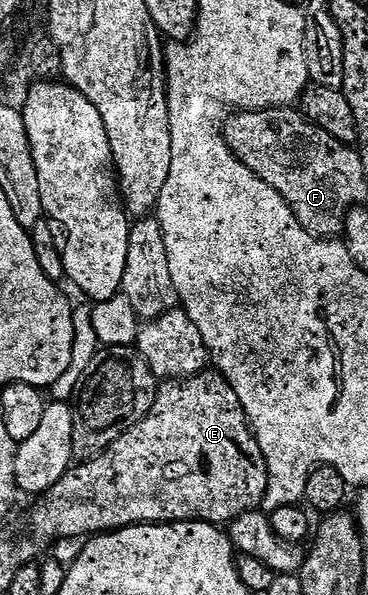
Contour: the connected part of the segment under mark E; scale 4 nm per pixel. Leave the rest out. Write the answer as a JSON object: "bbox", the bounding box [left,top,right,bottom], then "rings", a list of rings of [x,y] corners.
{"bbox":[34,370,267,540],"rings":[[[207,370],[183,380],[159,383],[151,415],[131,426],[99,456],[71,466],[64,478],[37,501],[34,528],[40,539],[58,540],[61,536],[89,538],[134,524],[174,524],[177,520],[203,520],[226,526],[240,514],[255,511],[261,505],[267,484],[266,463],[250,431],[240,398],[236,398],[221,372]]]}

